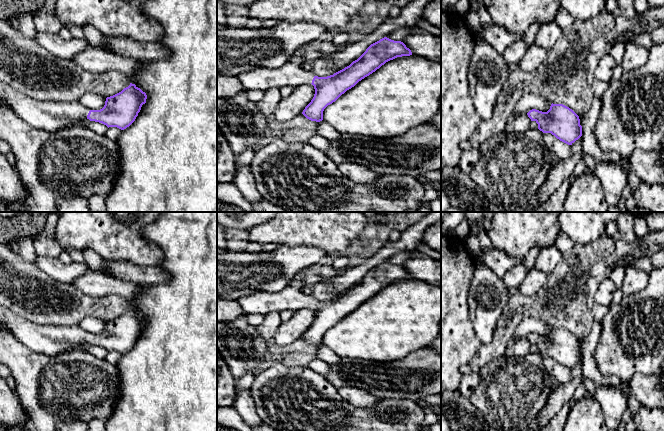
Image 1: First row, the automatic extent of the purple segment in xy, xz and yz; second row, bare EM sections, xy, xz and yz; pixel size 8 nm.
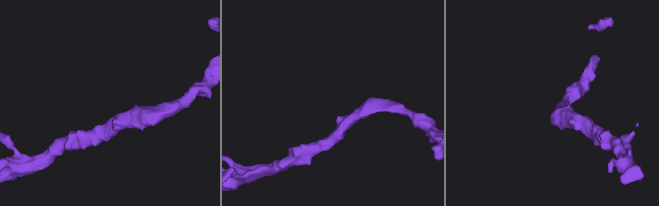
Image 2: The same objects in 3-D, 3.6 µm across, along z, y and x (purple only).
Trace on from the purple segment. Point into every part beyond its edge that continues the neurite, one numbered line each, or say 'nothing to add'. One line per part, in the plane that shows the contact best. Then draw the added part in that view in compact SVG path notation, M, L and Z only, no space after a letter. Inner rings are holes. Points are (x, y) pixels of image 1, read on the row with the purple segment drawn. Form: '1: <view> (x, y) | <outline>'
1: xy (50, 116) | M1 81L0 97L28 125L47 132L55 132L74 125L77 120L86 119L90 111L79 101L36 100Z

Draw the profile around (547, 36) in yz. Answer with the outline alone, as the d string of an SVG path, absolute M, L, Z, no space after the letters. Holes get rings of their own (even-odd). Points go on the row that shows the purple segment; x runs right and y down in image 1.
M555 22L543 23L538 30L534 44L550 50L560 39L563 29Z

